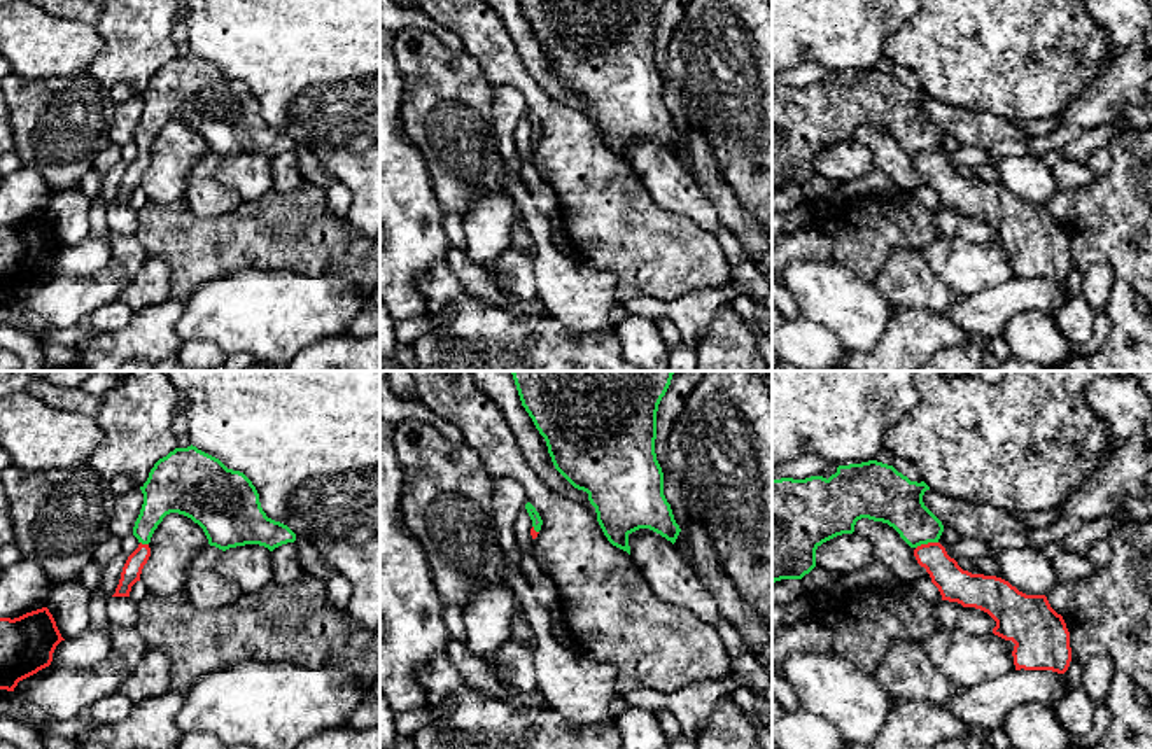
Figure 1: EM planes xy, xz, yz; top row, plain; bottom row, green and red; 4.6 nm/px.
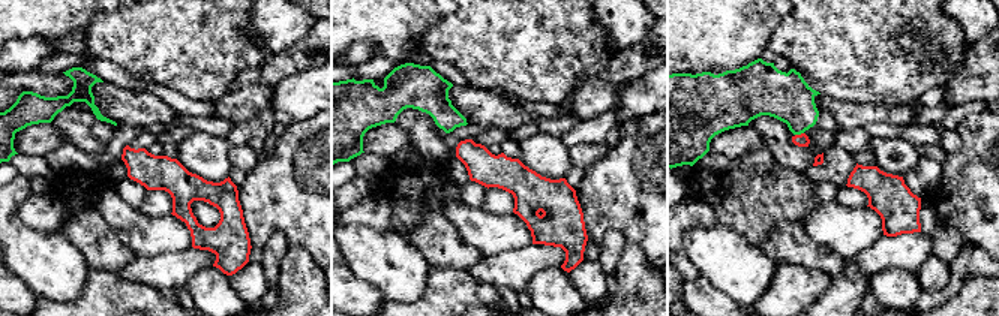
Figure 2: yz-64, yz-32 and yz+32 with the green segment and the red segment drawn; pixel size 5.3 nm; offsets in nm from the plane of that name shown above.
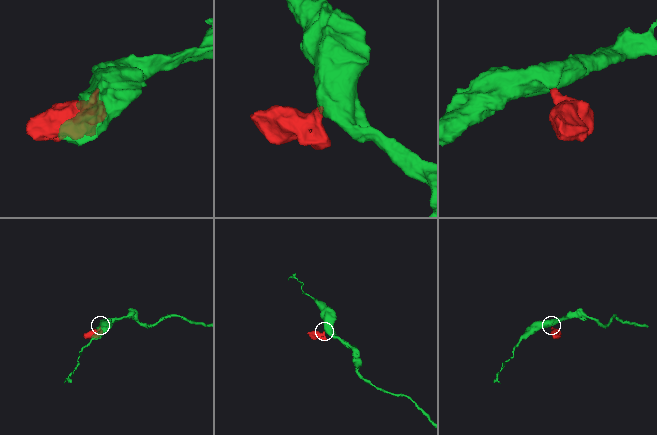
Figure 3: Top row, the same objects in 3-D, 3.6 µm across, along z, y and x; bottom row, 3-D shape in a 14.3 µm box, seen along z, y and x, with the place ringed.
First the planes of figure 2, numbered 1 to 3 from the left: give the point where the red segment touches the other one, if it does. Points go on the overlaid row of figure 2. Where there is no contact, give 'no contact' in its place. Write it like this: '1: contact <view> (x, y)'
1: no contact
2: no contact
3: contact yz+32 (798, 134)

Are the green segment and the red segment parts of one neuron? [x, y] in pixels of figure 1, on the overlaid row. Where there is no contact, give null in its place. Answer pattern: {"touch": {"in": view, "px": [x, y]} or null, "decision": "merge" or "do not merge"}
{"touch": {"in": "yz", "px": [927, 543]}, "decision": "merge"}

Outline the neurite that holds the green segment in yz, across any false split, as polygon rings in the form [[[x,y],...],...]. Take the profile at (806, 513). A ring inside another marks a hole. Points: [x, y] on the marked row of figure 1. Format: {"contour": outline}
{"contour": [[[877,460],[839,466],[828,480],[823,476],[772,480],[772,583],[802,579],[816,567],[816,550],[837,536],[853,534],[858,520],[882,522],[914,550],[917,564],[926,569],[942,600],[980,609],[996,621],[993,634],[1015,644],[1012,651],[1015,670],[1064,674],[1071,662],[1071,648],[1063,616],[1050,607],[1045,595],[1026,595],[1001,578],[963,570],[938,542],[944,525],[924,506],[926,490],[930,486],[924,481],[910,481],[893,466]]]}

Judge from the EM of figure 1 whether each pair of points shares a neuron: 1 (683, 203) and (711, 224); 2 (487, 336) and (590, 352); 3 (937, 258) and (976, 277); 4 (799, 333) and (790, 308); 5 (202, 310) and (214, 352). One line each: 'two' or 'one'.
1: one
2: one
3: one
4: two
5: two

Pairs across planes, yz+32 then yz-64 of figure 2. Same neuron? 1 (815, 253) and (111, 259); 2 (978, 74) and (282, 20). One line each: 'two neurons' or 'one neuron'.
1: one neuron
2: two neurons

